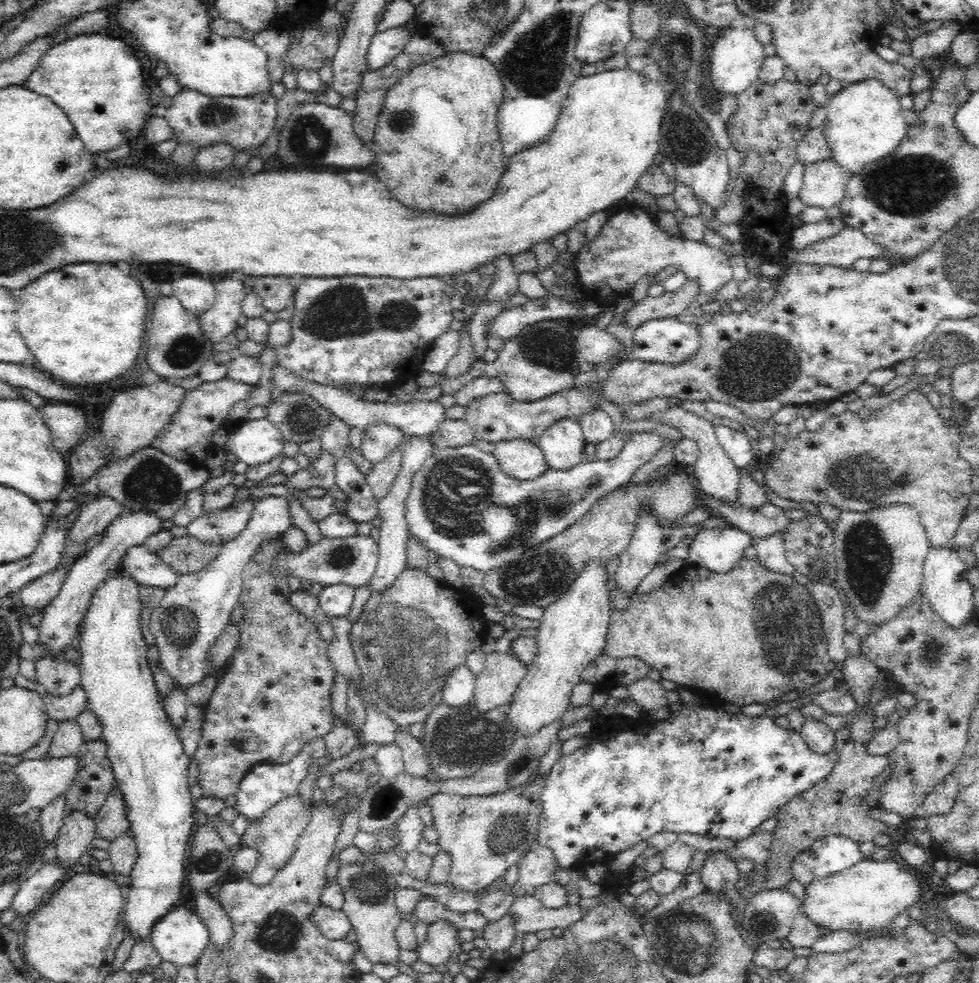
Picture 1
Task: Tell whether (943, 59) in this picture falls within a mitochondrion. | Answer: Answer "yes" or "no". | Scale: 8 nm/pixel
no

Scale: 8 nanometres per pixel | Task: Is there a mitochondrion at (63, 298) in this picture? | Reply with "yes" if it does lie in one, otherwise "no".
no

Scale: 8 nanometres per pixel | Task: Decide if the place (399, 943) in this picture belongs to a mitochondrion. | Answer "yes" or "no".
no

